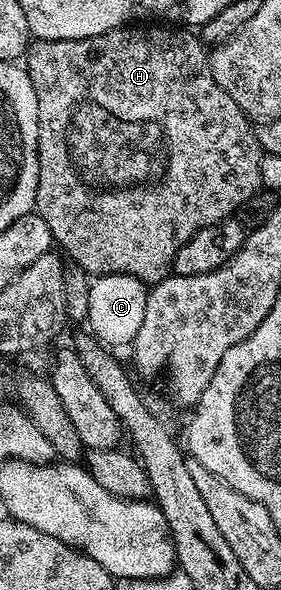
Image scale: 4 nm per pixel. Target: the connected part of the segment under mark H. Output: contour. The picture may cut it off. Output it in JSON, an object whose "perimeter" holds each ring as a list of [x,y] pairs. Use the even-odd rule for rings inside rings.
{"perimeter":[[[127,25],[112,29],[108,33],[100,33],[96,37],[84,37],[83,39],[34,39],[29,44],[24,56],[24,66],[30,75],[32,85],[36,89],[36,101],[38,102],[38,188],[36,189],[36,214],[48,225],[51,240],[67,256],[70,254],[74,258],[71,259],[73,266],[83,267],[86,274],[91,277],[99,275],[131,275],[140,280],[141,283],[153,285],[171,274],[176,253],[180,249],[180,245],[184,245],[184,241],[188,241],[188,237],[195,235],[202,227],[207,227],[213,223],[220,223],[223,219],[231,218],[237,212],[238,207],[244,205],[244,201],[248,201],[248,197],[252,197],[260,190],[262,187],[262,182],[260,181],[260,161],[264,152],[258,143],[255,128],[250,128],[253,127],[251,120],[247,119],[246,114],[240,109],[240,105],[236,105],[236,101],[232,101],[232,97],[228,97],[228,93],[224,93],[224,89],[220,89],[220,85],[216,85],[216,77],[212,77],[212,69],[210,68],[210,56],[201,38],[193,30],[183,29],[178,25],[146,25],[143,27],[146,27],[143,31],[133,31],[135,28]]]}

